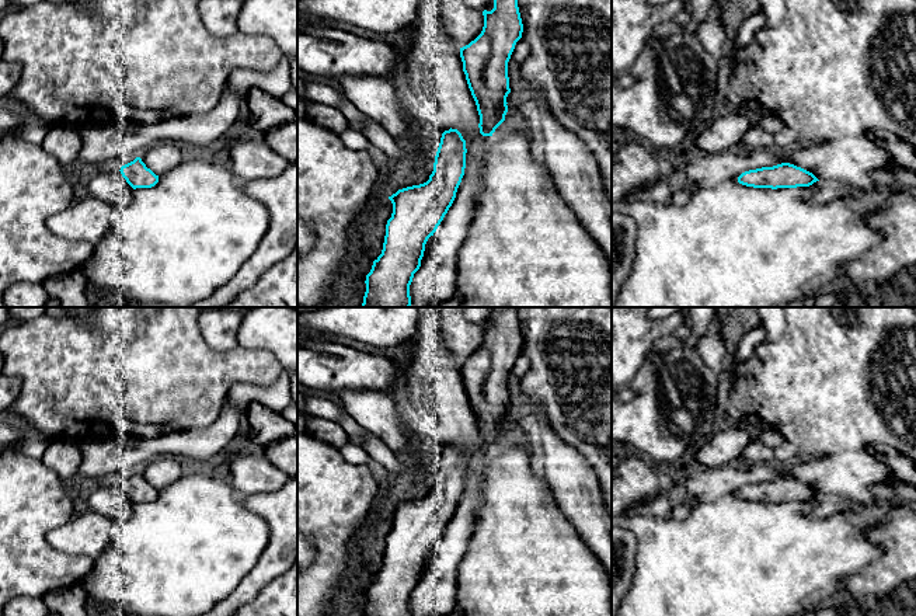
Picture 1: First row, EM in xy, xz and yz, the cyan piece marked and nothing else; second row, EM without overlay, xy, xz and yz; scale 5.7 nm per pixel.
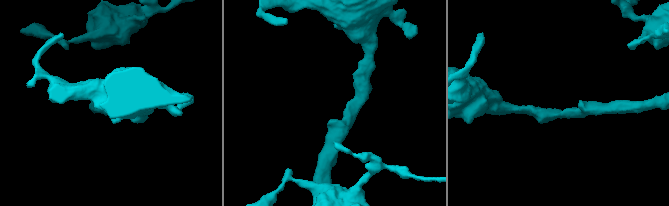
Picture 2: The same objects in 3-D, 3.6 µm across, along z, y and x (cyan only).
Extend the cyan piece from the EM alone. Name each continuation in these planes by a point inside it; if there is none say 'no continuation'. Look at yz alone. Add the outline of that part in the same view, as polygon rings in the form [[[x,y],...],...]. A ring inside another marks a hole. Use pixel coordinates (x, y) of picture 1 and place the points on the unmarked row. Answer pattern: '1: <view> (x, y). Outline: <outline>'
no continuation

